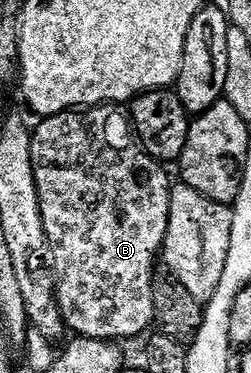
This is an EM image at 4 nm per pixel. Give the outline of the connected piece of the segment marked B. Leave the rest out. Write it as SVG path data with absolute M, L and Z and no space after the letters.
M90 106L84 110L74 110L71 112L61 112L58 116L46 116L40 121L41 125L38 128L32 129L31 135L33 138L33 169L35 170L35 186L39 190L39 210L41 211L41 217L43 218L43 230L45 231L45 237L49 243L49 255L51 257L51 267L53 269L53 277L57 280L57 301L59 302L59 310L63 314L63 322L66 329L70 333L77 336L86 336L92 340L108 340L110 342L122 342L121 340L133 340L136 336L144 337L146 333L150 331L151 325L154 323L153 319L153 285L155 283L155 275L153 271L156 270L157 264L159 268L159 257L162 255L165 246L165 235L167 234L167 222L169 221L169 190L171 187L171 179L164 167L158 161L152 160L145 149L141 147L133 130L130 117L121 113L122 109L117 106Z

